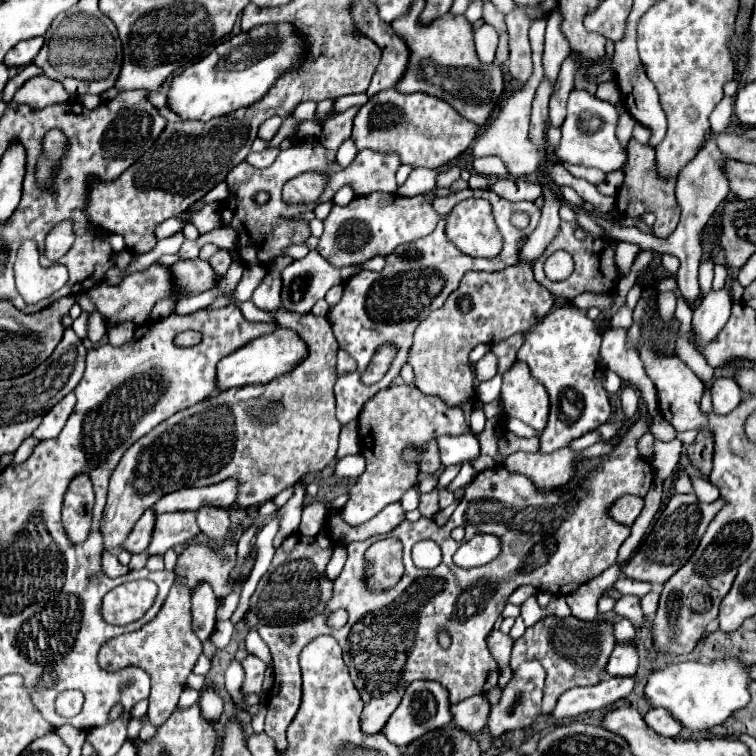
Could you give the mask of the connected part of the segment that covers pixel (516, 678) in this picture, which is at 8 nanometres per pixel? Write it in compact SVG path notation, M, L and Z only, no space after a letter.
M536 660L520 664L520 668L516 672L512 672L510 682L502 690L500 702L496 706L492 706L492 710L490 710L488 728L490 728L492 736L500 736L500 734L504 734L508 730L516 730L516 728L526 728L536 720L536 716L540 714L544 678L546 678L546 672L540 666L540 662L536 662Z

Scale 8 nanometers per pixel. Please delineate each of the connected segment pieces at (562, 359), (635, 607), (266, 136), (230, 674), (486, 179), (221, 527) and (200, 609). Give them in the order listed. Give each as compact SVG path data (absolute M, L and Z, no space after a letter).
M554 308L542 322L538 322L520 346L516 358L526 362L532 376L538 378L550 394L550 418L540 436L540 452L550 454L558 448L570 446L572 440L596 430L610 418L610 402L600 384L604 364L600 360L600 332L592 320L586 318L586 310Z
M622 596L616 606L614 606L614 614L628 618L636 630L640 630L644 626L644 614L640 608L640 598L638 596Z
M268 118L262 126L260 126L260 130L258 130L258 138L262 138L262 140L272 140L274 138L274 134L278 132L278 128L280 128L280 124L282 124L282 118Z
M232 660L230 666L226 668L226 690L230 694L230 698L236 702L236 710L242 710L244 708L244 696L240 694L240 686L244 682L244 670L242 670L242 664L238 660Z
M472 174L470 178L470 188L490 188L498 178L496 176L482 176L482 174Z
M202 506L196 510L196 520L200 530L216 544L228 536L230 514L220 506Z
M202 584L200 590L192 592L192 630L204 642L210 638L216 624L216 596L208 584Z

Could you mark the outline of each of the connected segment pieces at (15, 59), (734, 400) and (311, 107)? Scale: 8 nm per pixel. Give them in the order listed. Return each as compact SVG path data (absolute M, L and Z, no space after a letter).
M34 36L34 38L28 38L24 42L18 42L16 46L10 48L10 52L6 54L4 62L10 68L24 68L34 60L34 56L40 52L42 44L44 44L42 36Z
M716 378L710 384L710 396L712 396L712 412L728 414L740 404L742 390L732 378Z
M302 102L302 104L296 106L296 110L292 112L292 116L294 116L296 120L304 122L304 120L310 120L310 118L314 116L314 112L316 112L316 104L314 104L314 102Z

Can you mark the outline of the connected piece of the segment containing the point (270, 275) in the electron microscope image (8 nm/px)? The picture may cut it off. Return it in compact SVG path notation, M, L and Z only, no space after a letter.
M268 270L250 298L260 310L276 312L280 308L280 272Z

